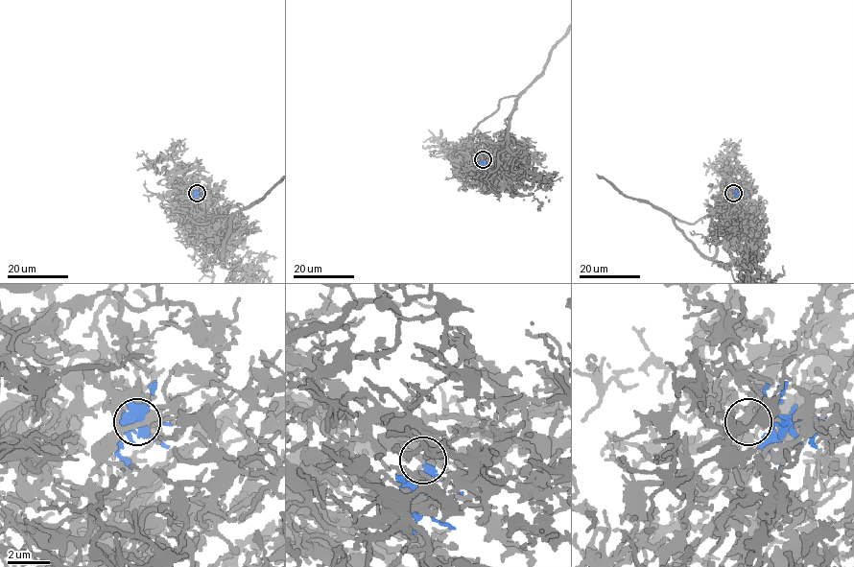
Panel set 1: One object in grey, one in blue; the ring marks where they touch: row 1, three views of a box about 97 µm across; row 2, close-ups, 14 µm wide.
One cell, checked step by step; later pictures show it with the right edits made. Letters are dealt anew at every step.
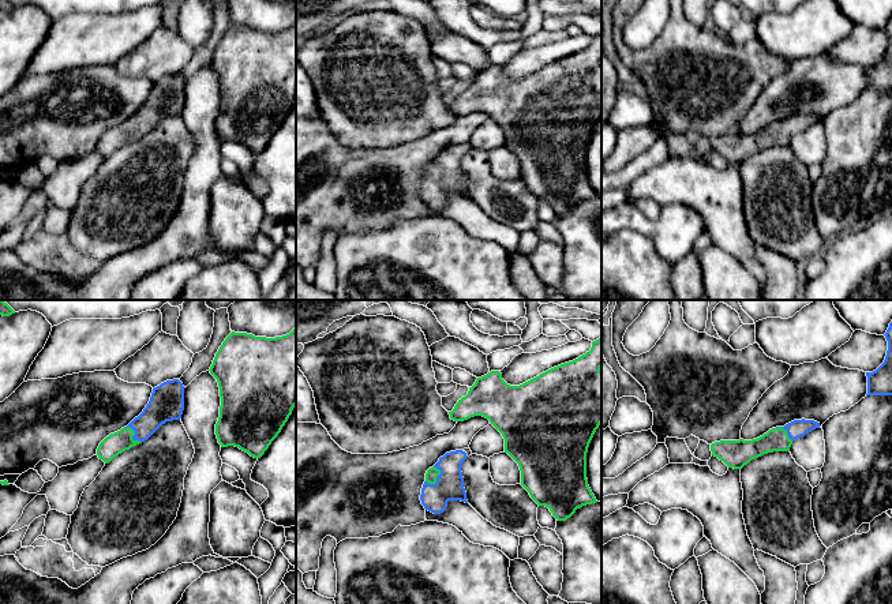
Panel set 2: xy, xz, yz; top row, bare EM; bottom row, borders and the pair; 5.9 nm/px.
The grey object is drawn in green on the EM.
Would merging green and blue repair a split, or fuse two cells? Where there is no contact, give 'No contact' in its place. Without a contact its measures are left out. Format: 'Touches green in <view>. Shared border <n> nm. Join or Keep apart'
Touches green in xz. Shared border 120 nm. Join

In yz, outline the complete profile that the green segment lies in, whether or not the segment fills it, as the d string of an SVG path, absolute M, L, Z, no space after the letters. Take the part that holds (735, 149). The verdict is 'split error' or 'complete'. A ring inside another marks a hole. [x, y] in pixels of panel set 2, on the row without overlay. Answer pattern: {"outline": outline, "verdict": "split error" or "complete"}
{"outline": "M794 115L784 121L769 124L753 135L720 135L711 139L712 150L728 162L742 164L752 154L773 146L790 146L792 136L820 123L814 115Z", "verdict": "split error"}

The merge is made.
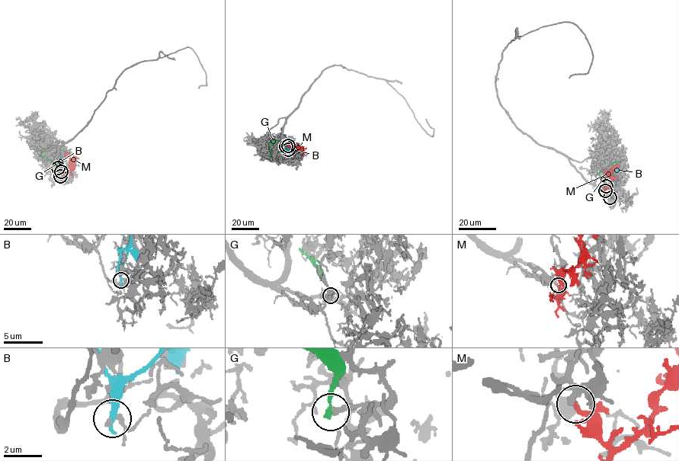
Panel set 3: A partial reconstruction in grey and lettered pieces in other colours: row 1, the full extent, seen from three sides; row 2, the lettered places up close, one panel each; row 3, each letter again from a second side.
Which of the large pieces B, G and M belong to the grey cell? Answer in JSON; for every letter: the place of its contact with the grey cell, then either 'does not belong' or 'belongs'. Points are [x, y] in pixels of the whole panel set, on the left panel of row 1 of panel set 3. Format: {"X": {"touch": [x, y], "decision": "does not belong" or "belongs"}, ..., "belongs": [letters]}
{"B": {"touch": [60, 176], "decision": "does not belong"}, "G": {"touch": [58, 168], "decision": "does not belong"}, "M": {"touch": [61, 171], "decision": "belongs"}, "belongs": ["M"]}

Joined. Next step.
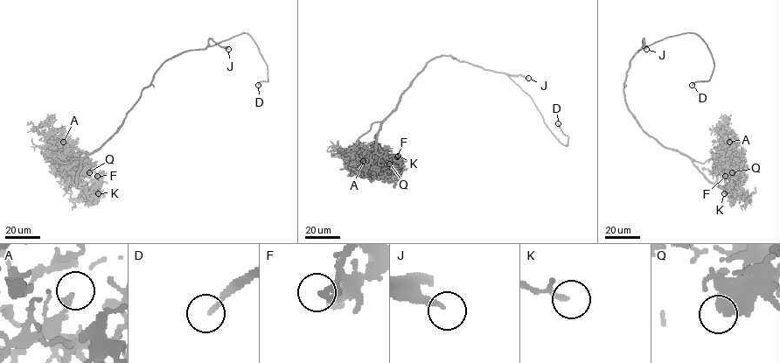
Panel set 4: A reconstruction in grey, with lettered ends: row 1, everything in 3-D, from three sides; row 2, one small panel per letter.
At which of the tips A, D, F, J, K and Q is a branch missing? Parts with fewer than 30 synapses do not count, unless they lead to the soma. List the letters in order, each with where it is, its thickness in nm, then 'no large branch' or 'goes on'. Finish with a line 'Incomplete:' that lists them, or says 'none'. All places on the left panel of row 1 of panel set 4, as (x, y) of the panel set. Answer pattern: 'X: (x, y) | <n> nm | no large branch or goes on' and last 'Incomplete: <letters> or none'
A: (63, 142) | 200 nm | no large branch
D: (258, 85) | 190 nm | goes on
F: (97, 176) | 240 nm | no large branch
J: (228, 49) | 200 nm | goes on
K: (98, 193) | 120 nm | no large branch
Q: (89, 172) | 190 nm | goes on
Incomplete: D, J, Q

